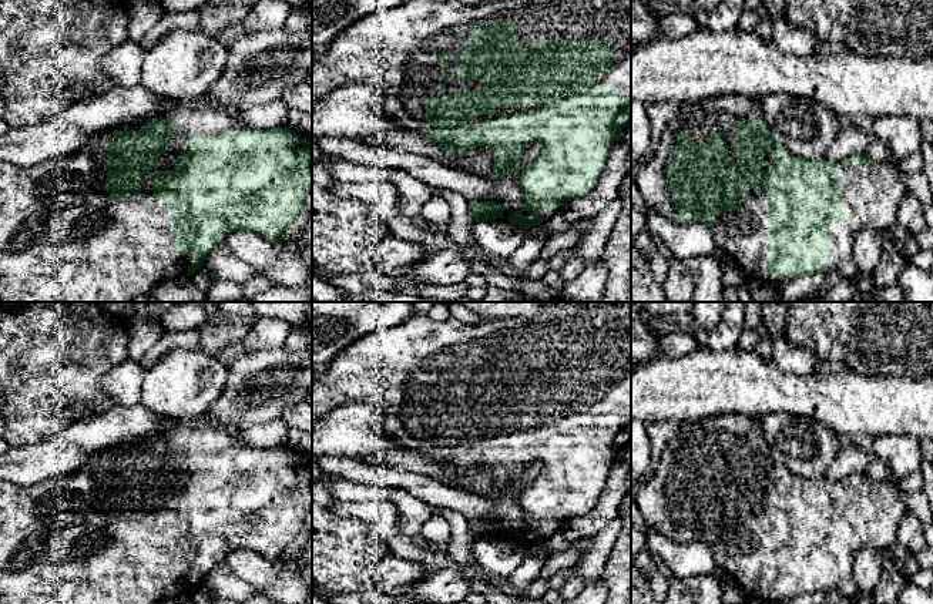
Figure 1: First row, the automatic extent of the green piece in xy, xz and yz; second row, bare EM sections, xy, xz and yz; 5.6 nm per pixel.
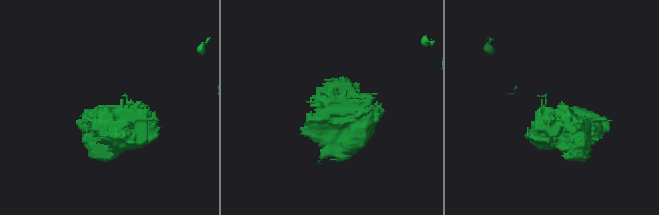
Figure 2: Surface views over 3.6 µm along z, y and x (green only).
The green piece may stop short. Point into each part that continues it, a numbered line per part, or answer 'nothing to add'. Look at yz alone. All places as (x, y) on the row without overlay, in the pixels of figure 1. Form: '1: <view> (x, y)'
1: yz (715, 433)

